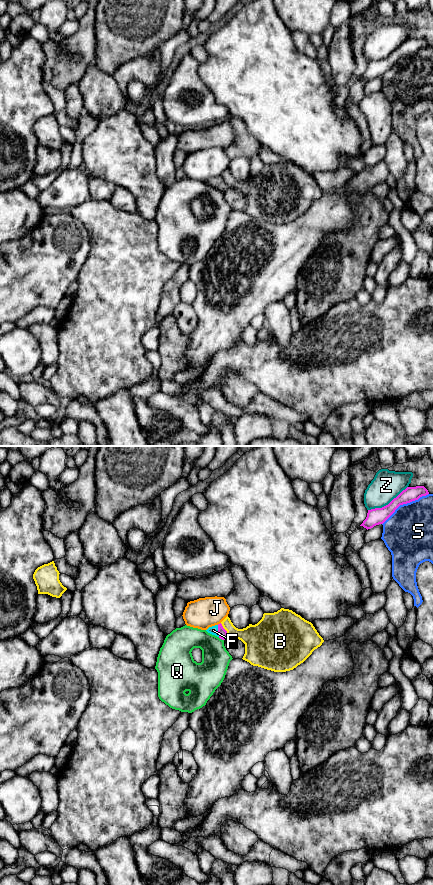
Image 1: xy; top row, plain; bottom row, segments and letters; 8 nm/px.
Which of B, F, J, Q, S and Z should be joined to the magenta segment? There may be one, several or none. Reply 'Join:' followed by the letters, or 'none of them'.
Join: F

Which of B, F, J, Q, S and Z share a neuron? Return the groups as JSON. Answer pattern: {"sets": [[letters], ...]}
{"sets": [["B"], ["F"], ["J"], ["Q"], ["S"], ["Z"]]}

